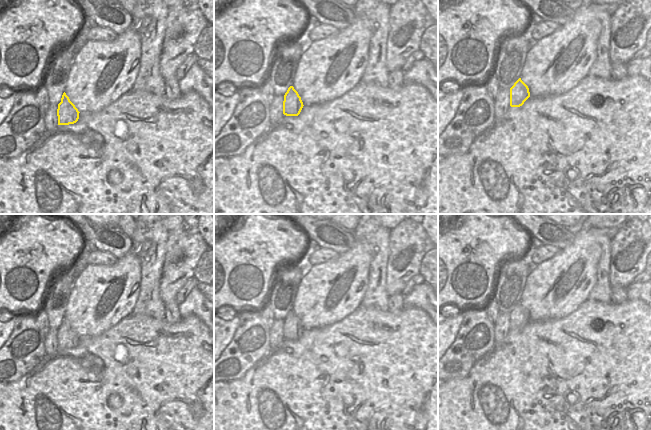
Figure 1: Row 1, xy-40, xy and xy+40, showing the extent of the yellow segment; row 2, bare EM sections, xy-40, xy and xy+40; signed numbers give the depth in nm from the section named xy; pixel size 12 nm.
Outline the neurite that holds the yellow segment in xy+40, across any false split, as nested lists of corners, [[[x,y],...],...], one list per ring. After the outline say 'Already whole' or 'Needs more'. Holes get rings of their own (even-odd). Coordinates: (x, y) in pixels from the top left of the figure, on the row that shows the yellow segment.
[[[519,78],[510,88],[510,106],[520,107],[529,97],[528,86]]]. Already whole

